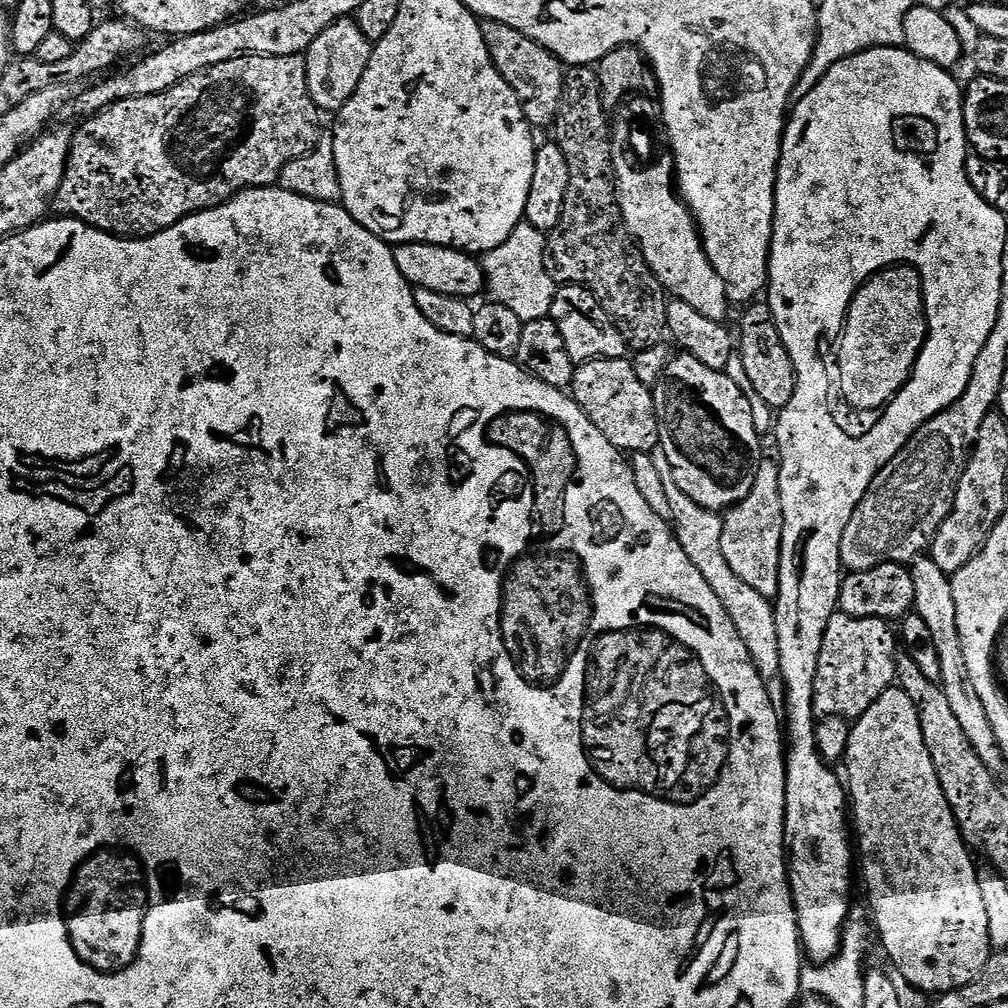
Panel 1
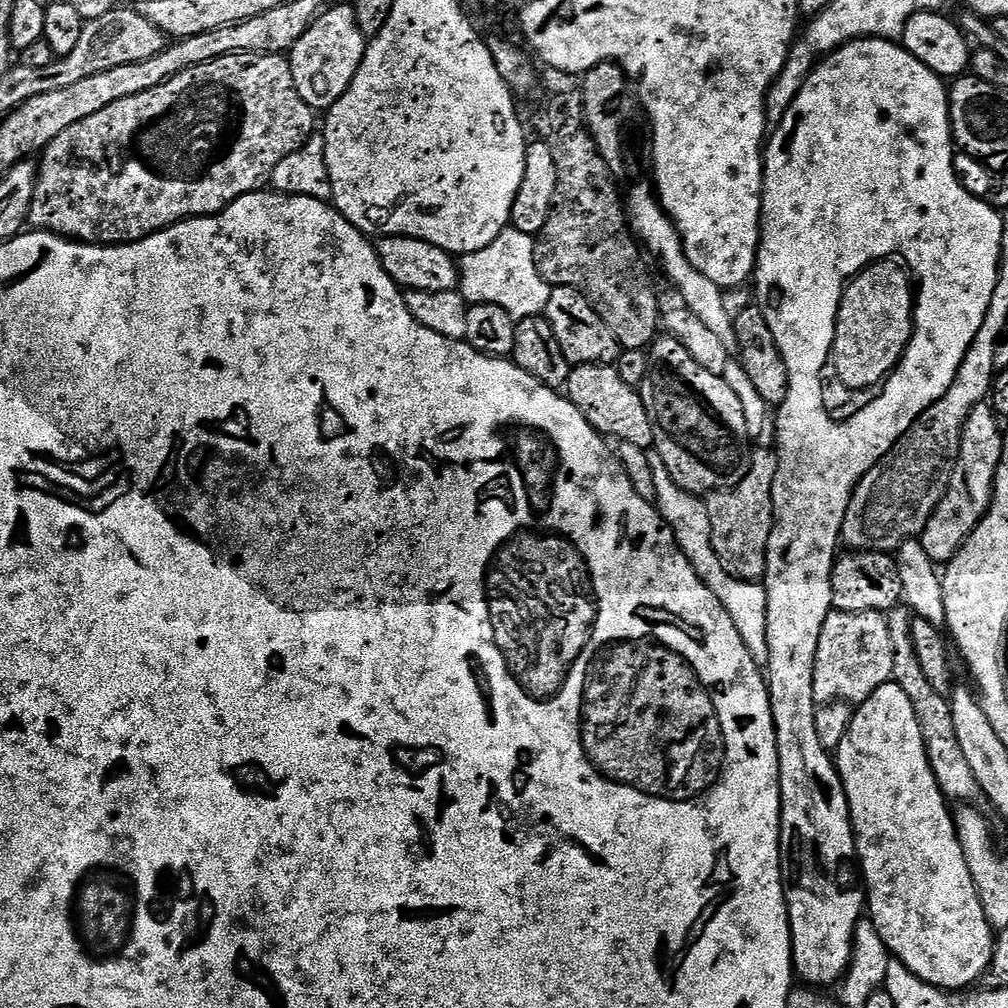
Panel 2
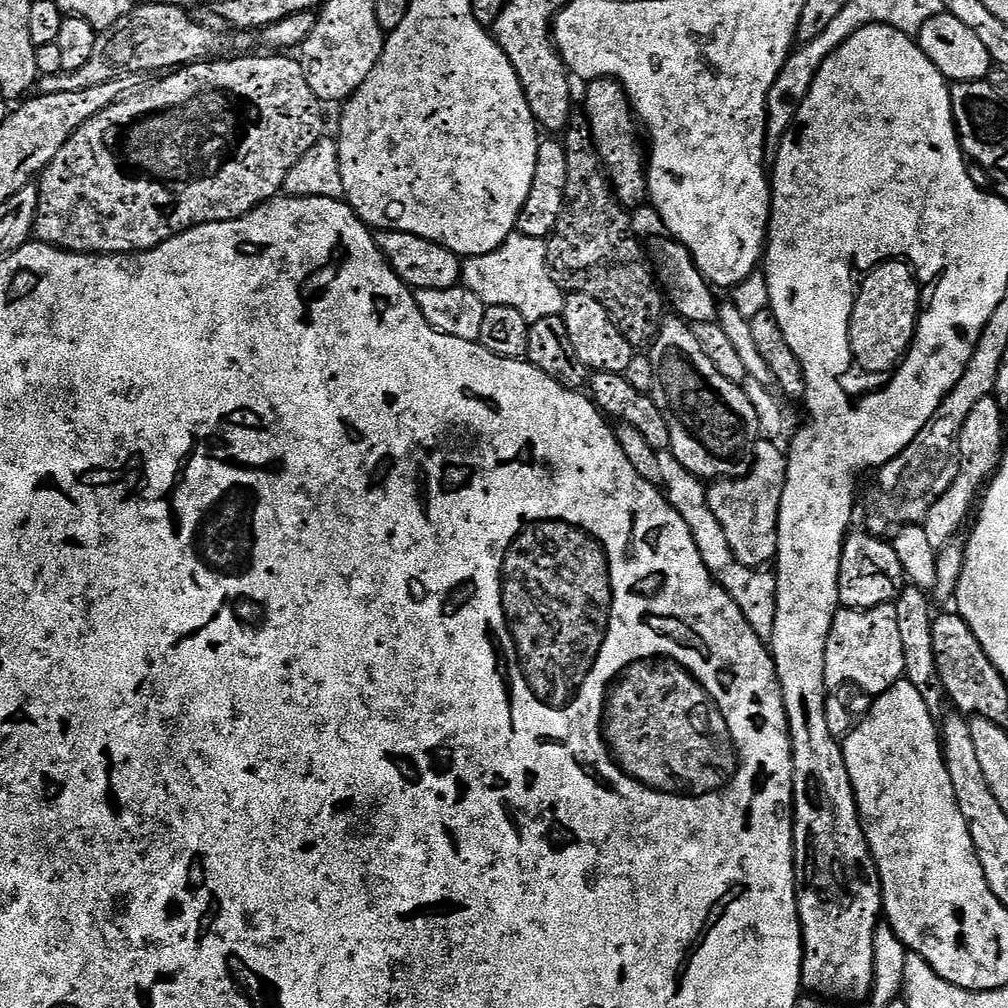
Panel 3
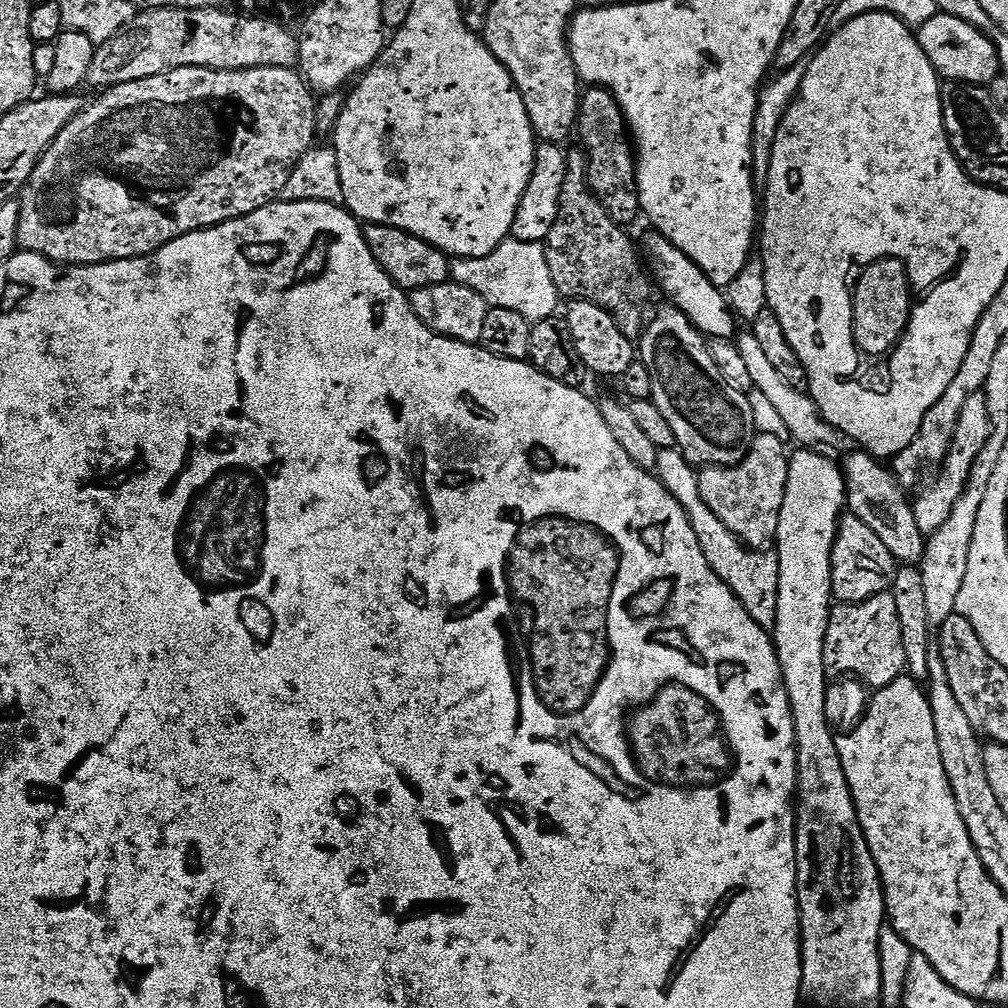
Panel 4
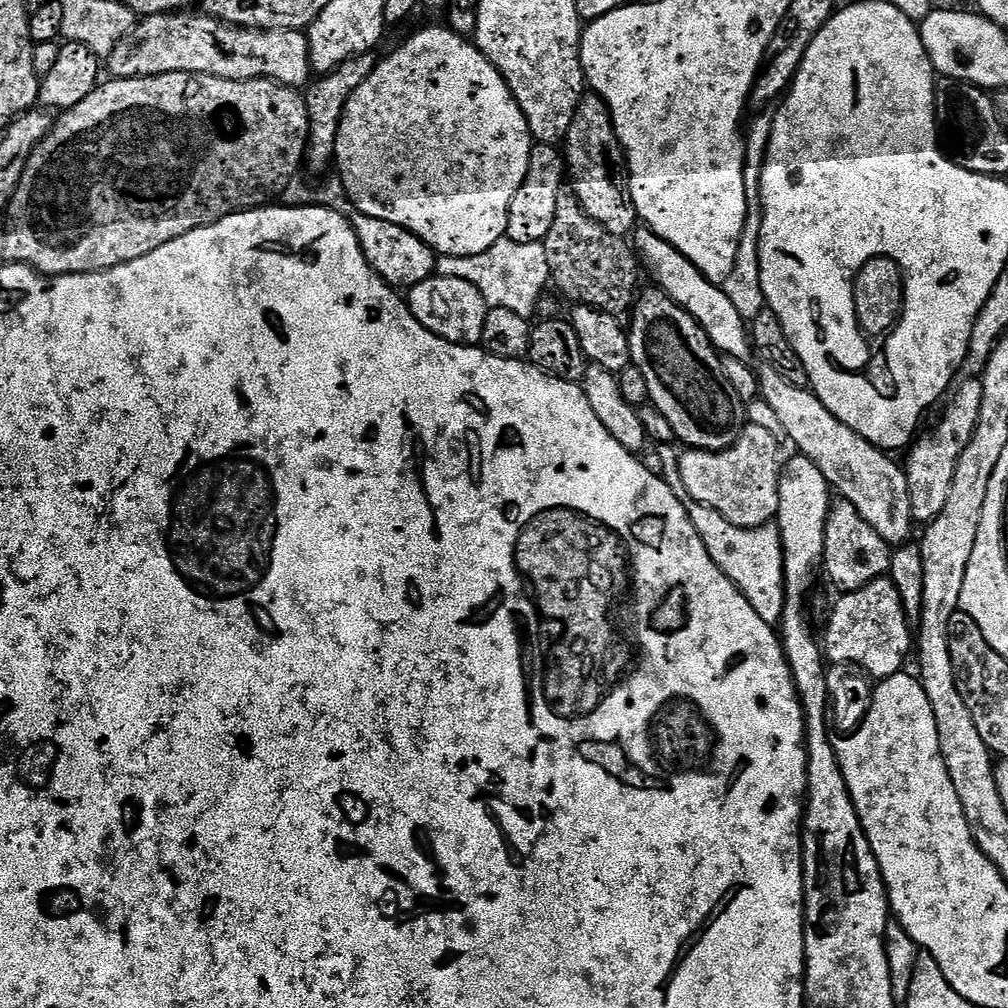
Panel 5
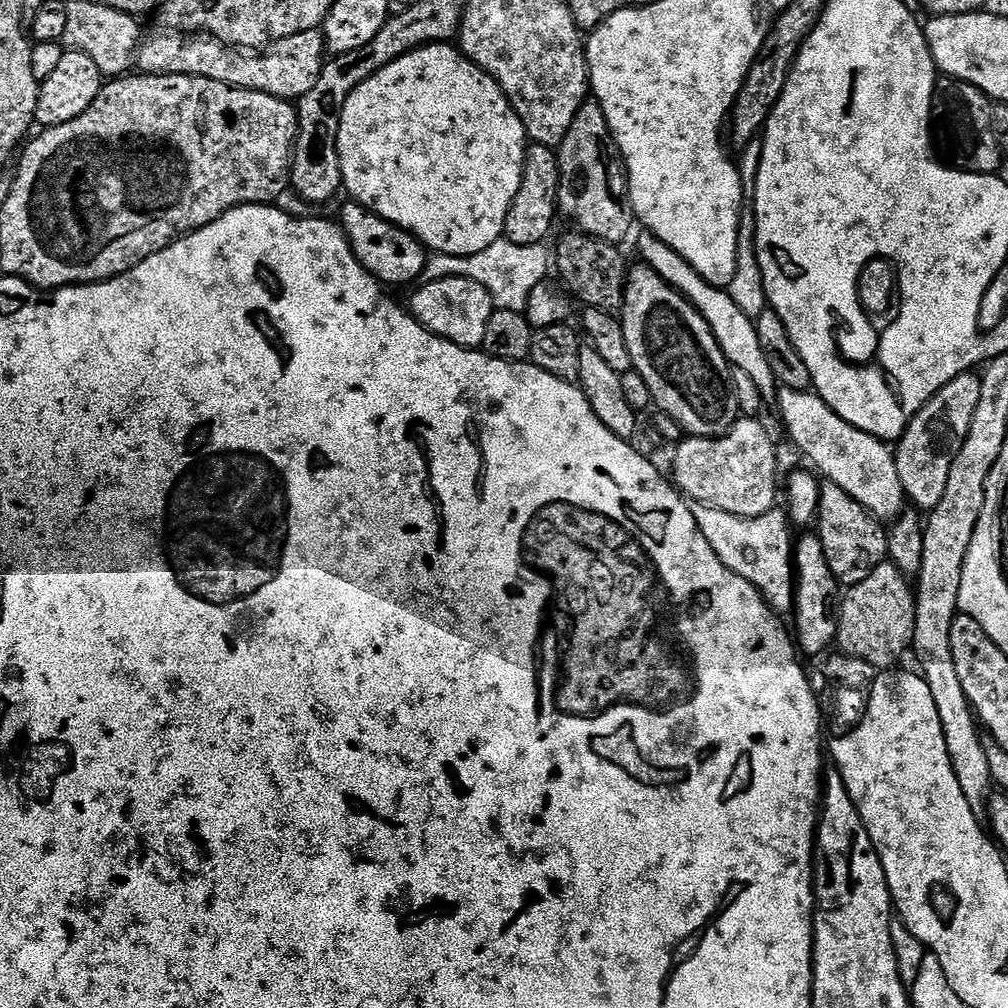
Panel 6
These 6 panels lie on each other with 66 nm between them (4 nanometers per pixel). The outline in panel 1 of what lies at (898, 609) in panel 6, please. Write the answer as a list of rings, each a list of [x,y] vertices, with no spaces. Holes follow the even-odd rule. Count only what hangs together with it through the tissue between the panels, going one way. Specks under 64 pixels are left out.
[[[841,611],[830,618],[816,663],[812,711],[817,717],[858,718],[887,688],[897,683],[898,636],[892,633],[892,628],[887,620],[847,616]]]

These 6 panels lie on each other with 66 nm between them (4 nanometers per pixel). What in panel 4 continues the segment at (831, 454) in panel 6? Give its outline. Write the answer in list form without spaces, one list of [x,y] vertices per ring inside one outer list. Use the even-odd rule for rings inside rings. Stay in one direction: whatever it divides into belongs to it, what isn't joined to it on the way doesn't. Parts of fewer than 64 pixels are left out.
[[[751,330],[741,331],[735,337],[734,343],[743,361],[746,362],[746,370],[750,370],[753,389],[764,395],[765,402],[776,411],[776,416],[784,423],[785,430],[800,443],[797,445],[808,450],[816,450],[821,447],[819,444],[832,444],[838,439],[836,429],[824,419],[820,407],[817,406],[811,395],[807,391],[787,384],[782,378],[782,374],[778,374],[778,370],[774,370],[774,365],[766,359],[762,346],[758,346],[758,338],[754,338]],[[855,450],[844,460],[844,469],[842,475],[844,478],[844,486],[846,489],[846,508],[851,515],[862,518],[862,522],[866,522],[866,526],[870,526],[870,530],[874,530],[874,534],[878,534],[878,538],[882,538],[882,546],[886,546],[886,550],[890,550],[890,554],[904,566],[916,566],[924,559],[924,546],[926,537],[922,530],[918,530],[918,522],[914,518],[914,510],[912,509],[913,501],[907,500],[905,489],[901,488],[900,481],[887,467],[884,468],[879,459],[873,456],[871,452],[863,450]]]

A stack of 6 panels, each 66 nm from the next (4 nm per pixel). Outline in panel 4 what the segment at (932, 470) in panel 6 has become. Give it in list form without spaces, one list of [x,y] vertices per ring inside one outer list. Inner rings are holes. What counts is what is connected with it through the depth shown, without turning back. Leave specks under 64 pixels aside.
[[[983,391],[970,395],[958,418],[948,457],[944,459],[943,465],[939,469],[940,477],[920,497],[915,497],[912,506],[914,518],[918,522],[918,530],[922,530],[925,537],[933,536],[942,526],[942,522],[946,522],[946,518],[950,518],[950,514],[954,510],[954,502],[958,502],[958,498],[964,492],[968,474],[974,466],[978,454],[982,454],[982,450],[990,438],[991,429],[990,410],[986,410],[986,398]]]

